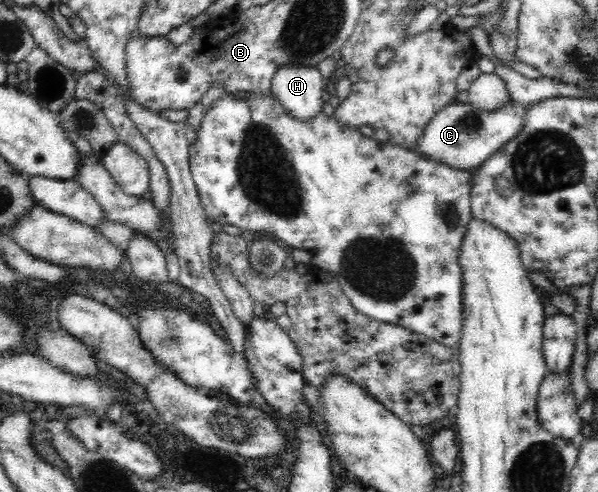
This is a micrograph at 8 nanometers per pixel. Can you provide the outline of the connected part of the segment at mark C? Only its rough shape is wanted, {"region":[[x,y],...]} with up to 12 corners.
{"region":[[452,103],[425,126],[419,155],[478,167],[523,131],[529,105]]}

